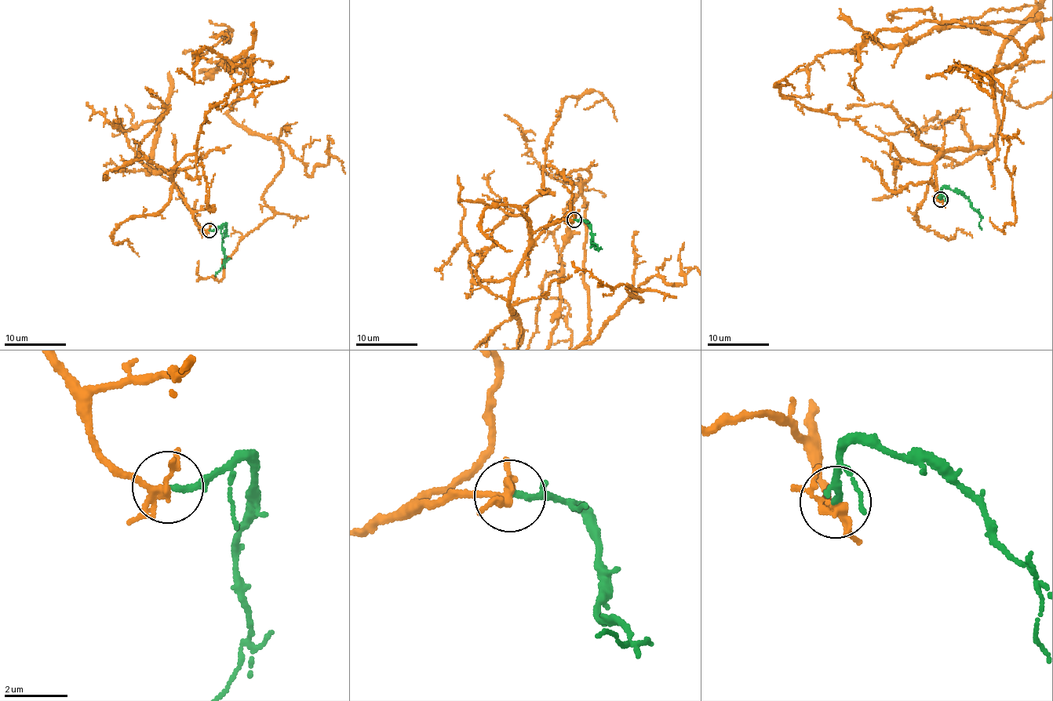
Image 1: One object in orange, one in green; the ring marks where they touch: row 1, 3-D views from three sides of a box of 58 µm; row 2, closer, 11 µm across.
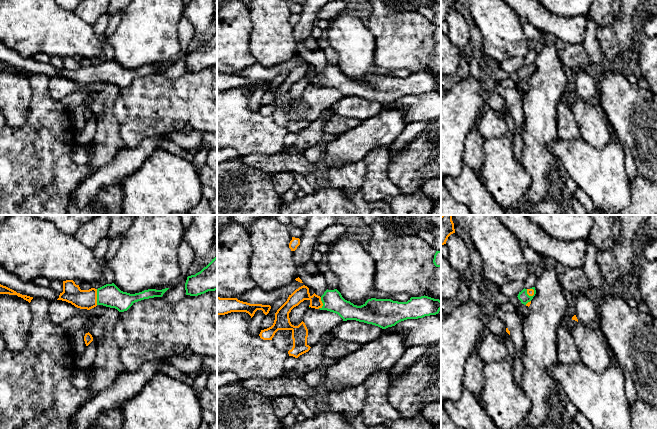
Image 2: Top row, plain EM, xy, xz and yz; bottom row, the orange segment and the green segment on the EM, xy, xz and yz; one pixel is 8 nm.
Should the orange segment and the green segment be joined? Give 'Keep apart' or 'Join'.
Join

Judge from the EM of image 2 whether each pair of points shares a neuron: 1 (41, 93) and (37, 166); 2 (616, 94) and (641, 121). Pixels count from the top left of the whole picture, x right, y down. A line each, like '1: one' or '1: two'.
1: one
2: one

